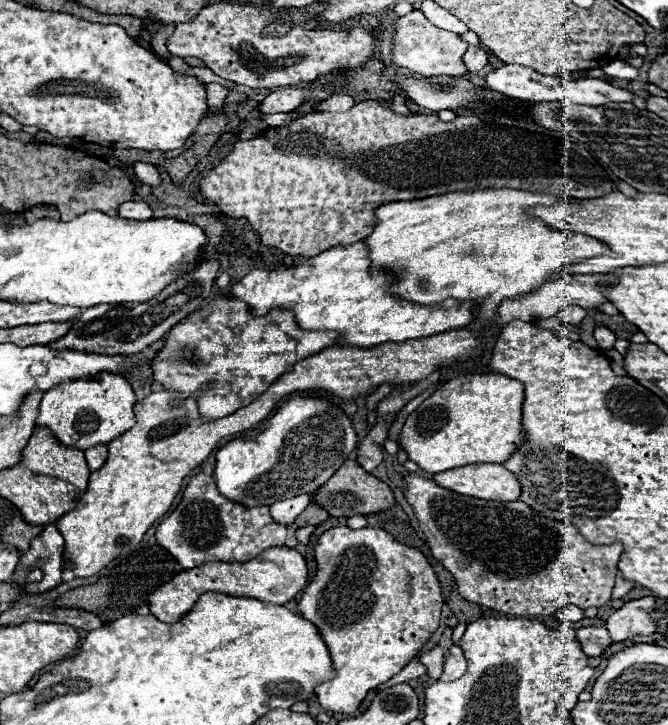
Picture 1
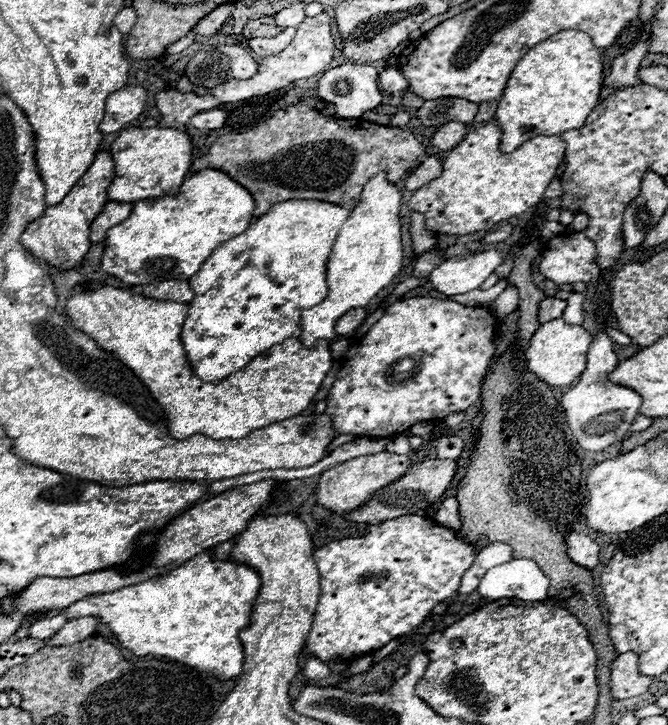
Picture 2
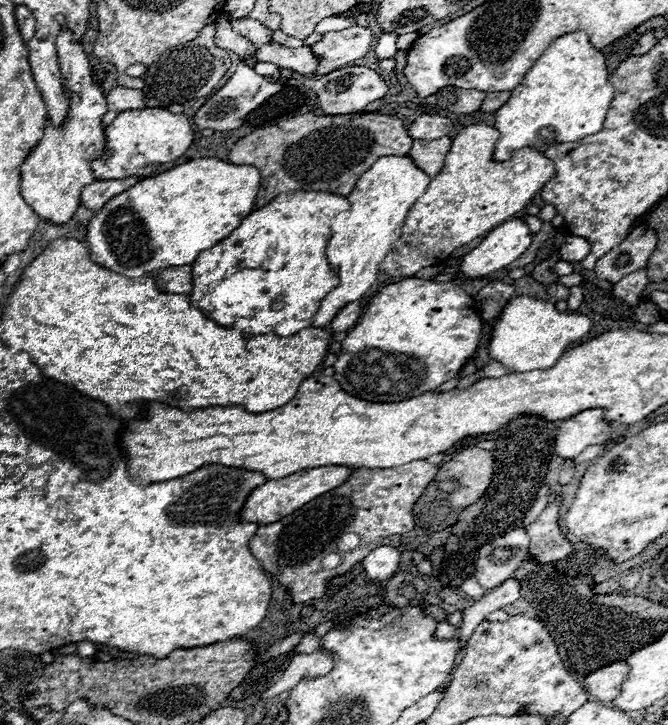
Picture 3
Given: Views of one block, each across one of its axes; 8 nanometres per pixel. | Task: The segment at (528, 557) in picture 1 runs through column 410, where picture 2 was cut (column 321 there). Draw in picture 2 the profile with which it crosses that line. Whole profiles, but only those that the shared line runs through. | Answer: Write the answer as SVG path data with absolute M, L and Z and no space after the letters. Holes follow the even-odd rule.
M388 450L378 452L378 454L370 454L370 456L352 458L344 464L320 474L318 490L316 490L316 504L324 506L326 510L330 510L336 516L350 514L350 512L358 510L360 506L368 504L374 492L378 492L380 488L402 478L410 466L412 466L412 462L406 454L394 454Z

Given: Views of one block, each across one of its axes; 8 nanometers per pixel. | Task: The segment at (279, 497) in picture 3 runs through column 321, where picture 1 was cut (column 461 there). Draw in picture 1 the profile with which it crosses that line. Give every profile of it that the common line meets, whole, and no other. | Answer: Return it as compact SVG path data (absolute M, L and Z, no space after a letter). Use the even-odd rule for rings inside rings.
M468 464L434 474L432 480L446 490L480 500L514 502L520 496L520 482L502 464Z

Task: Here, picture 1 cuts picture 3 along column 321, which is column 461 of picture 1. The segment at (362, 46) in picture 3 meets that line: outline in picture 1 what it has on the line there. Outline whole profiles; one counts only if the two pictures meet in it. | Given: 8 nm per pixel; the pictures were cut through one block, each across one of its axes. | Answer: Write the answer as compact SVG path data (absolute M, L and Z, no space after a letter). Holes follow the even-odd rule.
M414 10L408 16L402 16L394 22L394 38L392 38L392 62L396 66L408 68L412 74L418 76L462 76L466 74L466 66L462 64L462 56L468 44L460 40L458 34L440 30L428 18Z

